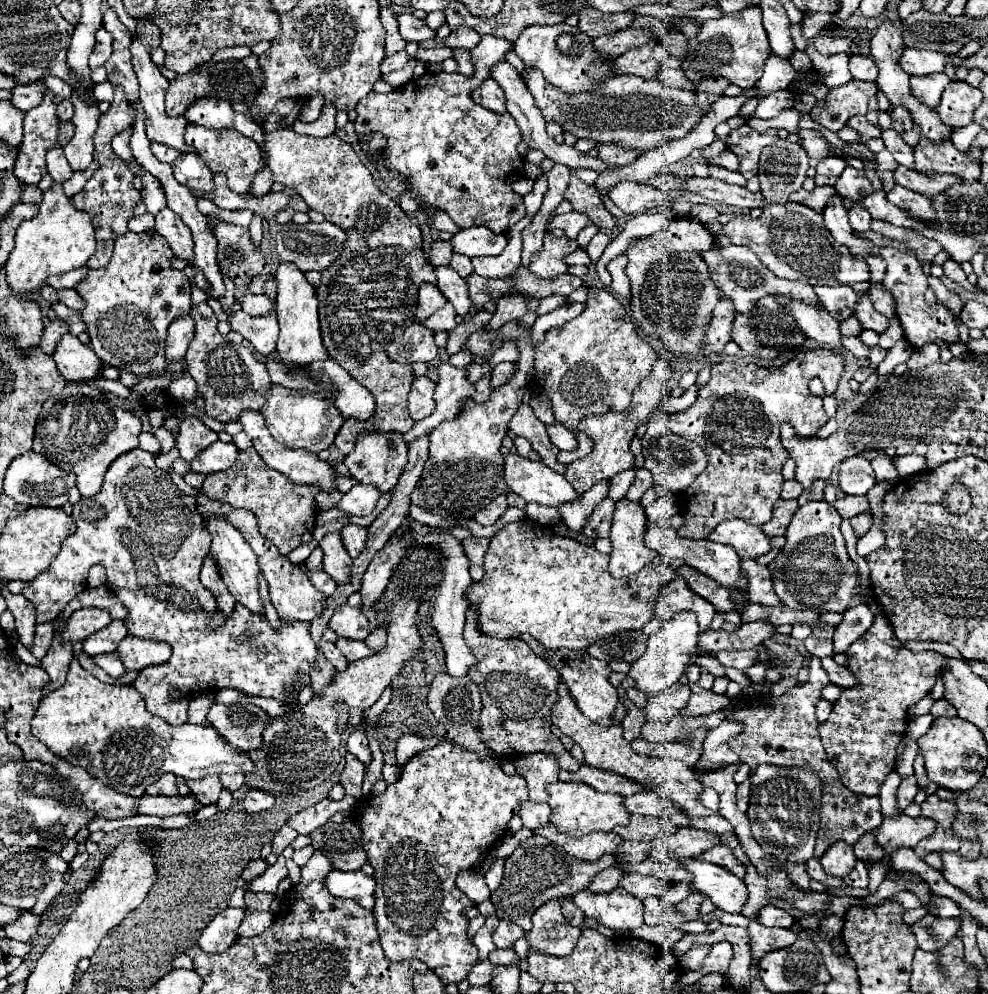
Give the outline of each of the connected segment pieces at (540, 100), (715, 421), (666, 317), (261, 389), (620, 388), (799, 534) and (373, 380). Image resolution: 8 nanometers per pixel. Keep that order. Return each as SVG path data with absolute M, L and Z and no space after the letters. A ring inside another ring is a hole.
M526 67L524 81L546 121L554 119L578 139L588 137L598 143L616 143L628 149L648 151L672 139L686 137L710 113L710 109L698 105L698 91L670 89L658 79L640 79L638 75L618 75L608 79L600 91L570 97L552 87L540 71Z
M832 349L806 351L780 369L766 369L752 361L734 357L726 357L712 367L712 377L708 385L698 391L696 403L688 411L668 417L668 427L672 433L678 433L680 437L694 441L698 447L704 447L704 453L708 455L708 467L694 479L692 487L680 495L682 515L686 519L686 523L678 529L680 537L706 539L714 527L726 519L746 519L748 523L764 525L772 517L772 507L780 499L784 483L782 465L788 459L788 451L784 451L780 443L780 425L788 421L798 437L812 437L828 421L828 417L822 407L822 397L812 395L808 383L818 377L824 383L826 395L832 395L840 381L842 369L842 351Z
M672 219L668 227L658 231L652 237L632 241L628 251L624 253L628 257L626 265L626 275L632 285L632 301L630 301L630 311L632 317L638 325L638 329L654 339L660 339L664 349L674 355L684 359L686 363L702 363L704 359L712 357L704 351L704 331L708 329L708 323L712 319L712 311L716 303L720 301L720 293L716 291L716 283L708 277L708 265L700 257L700 251L706 251L714 247L714 235L708 231L708 227L702 221L696 219Z
M208 303L194 305L192 315L196 321L196 335L186 351L186 369L194 377L198 393L206 401L206 415L220 423L226 423L236 421L246 409L260 411L272 387L264 361L260 361L250 347L242 343L232 343L230 339L218 333L218 319L208 307Z
M592 287L588 291L588 307L580 317L546 331L546 339L534 343L532 383L548 395L556 421L576 433L578 419L628 409L632 391L650 375L656 359L658 355L636 331L624 305L608 291Z
M826 501L802 505L786 531L786 545L770 563L774 591L786 607L816 609L816 613L844 613L858 587L858 567L848 557L840 533L842 517Z
M278 129L278 131L274 131L274 133L264 133L264 153L266 153L266 167L272 171L274 181L278 181L278 183L282 183L282 185L286 185L286 187L296 189L296 193L304 199L304 203L306 203L310 209L320 211L320 213L326 217L326 221L340 225L340 227L348 233L348 243L346 243L344 253L342 253L326 271L322 271L322 281L320 281L320 287L318 287L322 341L324 341L324 347L328 349L328 355L330 355L332 359L336 359L358 383L362 383L362 385L372 393L372 397L376 399L376 415L374 415L370 421L364 422L358 422L356 419L345 420L338 431L338 435L336 435L336 441L334 441L336 449L338 449L342 455L352 453L355 449L357 436L360 433L370 433L370 431L378 431L378 429L380 429L380 431L400 431L400 433L410 431L410 429L414 427L414 423L416 423L416 421L408 415L408 391L410 391L410 385L412 385L412 379L414 379L414 377L412 377L412 365L408 365L408 363L396 363L396 361L388 359L386 347L388 347L388 341L392 341L396 335L400 335L400 331L404 331L404 327L410 327L410 325L414 323L414 319L416 319L416 299L418 299L418 289L420 289L420 285L422 285L422 283L436 283L434 267L426 261L426 257L424 257L424 253L422 253L422 237L420 237L418 223L416 223L414 219L410 219L410 217L374 183L370 169L356 157L354 149L352 149L348 143L344 143L338 135L310 137L310 135L298 135L298 133L294 133L292 129ZM392 233L394 233L394 235L402 235L402 243L404 243L404 245L398 245L398 237L394 237L394 245L392 245L392 243L390 243L390 241L392 241Z

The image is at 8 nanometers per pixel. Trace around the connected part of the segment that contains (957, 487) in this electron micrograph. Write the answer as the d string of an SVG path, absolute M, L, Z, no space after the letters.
M956 482L952 484L944 495L944 505L949 512L962 515L972 507L972 497L968 494L965 486Z

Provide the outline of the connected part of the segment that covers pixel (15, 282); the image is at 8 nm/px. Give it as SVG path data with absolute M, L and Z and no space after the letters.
M54 183L48 191L43 192L38 215L24 221L16 231L16 245L4 265L6 281L14 293L30 295L44 287L48 277L86 265L94 253L94 247L96 239L90 215L74 209L72 199L64 195L62 185Z

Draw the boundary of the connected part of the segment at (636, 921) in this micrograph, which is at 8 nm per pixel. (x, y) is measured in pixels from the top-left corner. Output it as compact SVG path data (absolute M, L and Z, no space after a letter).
M620 887L610 893L590 893L588 889L578 891L574 903L588 919L594 919L612 931L632 931L644 923L642 901Z

